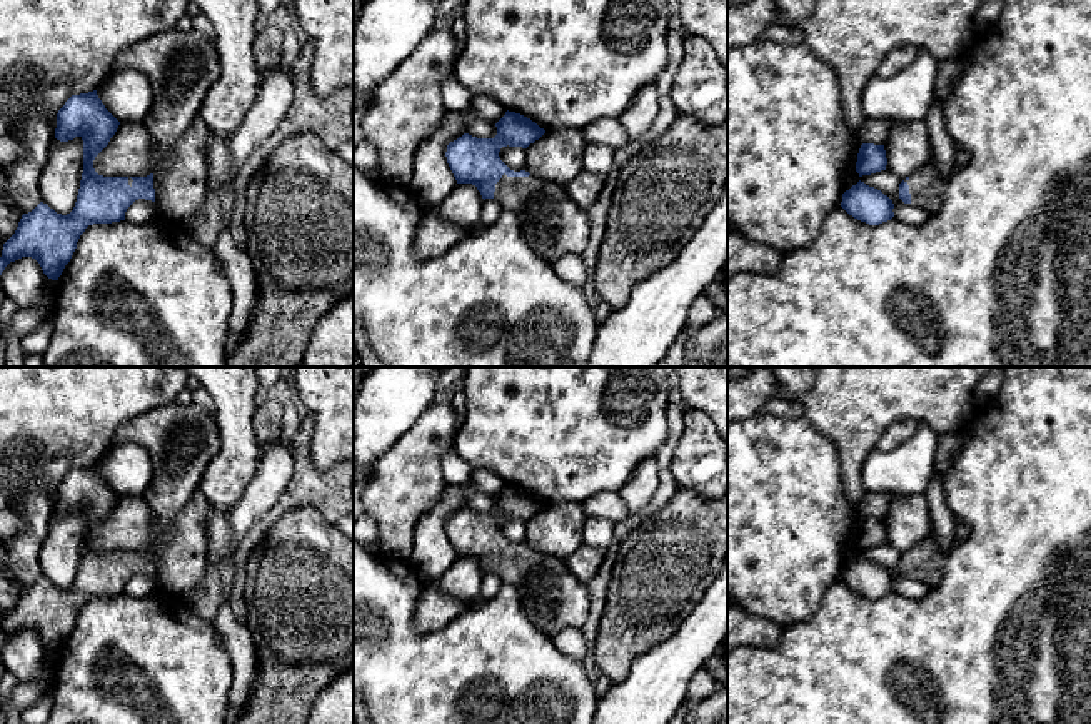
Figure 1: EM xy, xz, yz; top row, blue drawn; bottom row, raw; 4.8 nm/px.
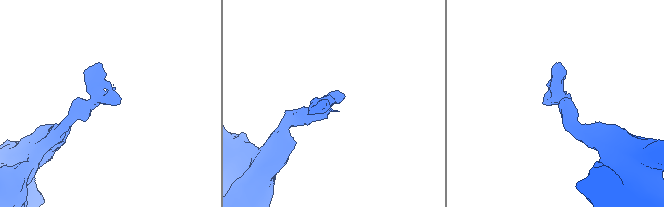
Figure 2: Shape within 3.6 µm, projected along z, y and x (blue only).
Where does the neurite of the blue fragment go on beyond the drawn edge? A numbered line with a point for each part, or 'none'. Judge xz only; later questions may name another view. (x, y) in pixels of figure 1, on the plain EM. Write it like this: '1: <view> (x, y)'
1: xz (551, 596)

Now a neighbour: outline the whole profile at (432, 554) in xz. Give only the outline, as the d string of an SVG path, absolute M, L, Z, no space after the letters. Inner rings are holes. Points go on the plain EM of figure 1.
M447 485L439 502L427 510L415 530L414 549L409 562L427 582L439 579L457 559L457 554L447 537L447 519L465 507L467 490Z

